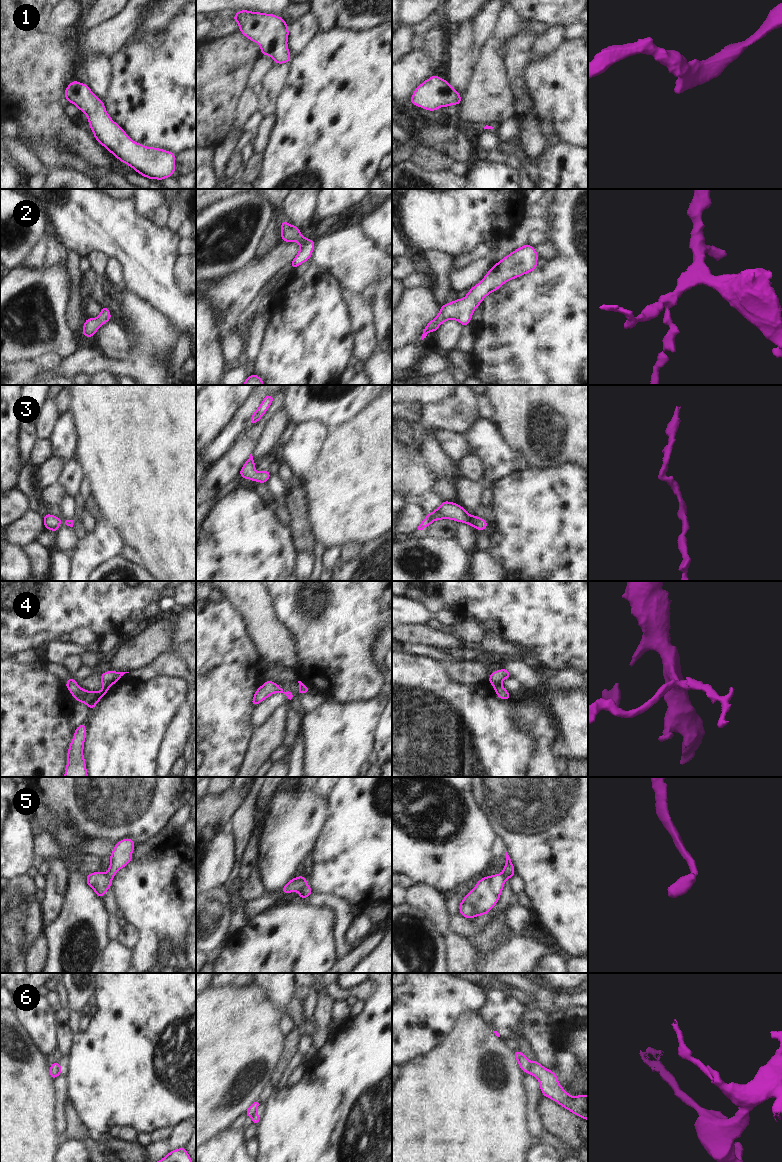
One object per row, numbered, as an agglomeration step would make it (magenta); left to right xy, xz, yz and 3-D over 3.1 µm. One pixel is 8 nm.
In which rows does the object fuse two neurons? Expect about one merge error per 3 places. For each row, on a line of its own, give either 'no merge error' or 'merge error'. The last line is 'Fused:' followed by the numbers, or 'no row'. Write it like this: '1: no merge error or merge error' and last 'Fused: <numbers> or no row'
1: no merge error
2: no merge error
3: no merge error
4: merge error
5: merge error
6: merge error
Fused: 4, 5, 6

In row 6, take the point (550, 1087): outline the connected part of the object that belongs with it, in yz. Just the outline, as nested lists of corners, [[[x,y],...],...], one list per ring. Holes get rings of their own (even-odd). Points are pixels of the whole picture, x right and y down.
[[[537,1060],[531,1062],[531,1073],[539,1081],[543,1096],[588,1121],[588,1096],[585,1093],[576,1097],[568,1094],[560,1085],[557,1074],[542,1066]]]

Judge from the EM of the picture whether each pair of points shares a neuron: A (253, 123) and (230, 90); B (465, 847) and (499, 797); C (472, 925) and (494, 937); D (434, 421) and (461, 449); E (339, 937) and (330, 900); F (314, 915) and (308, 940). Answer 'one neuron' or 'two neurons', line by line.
A: two neurons
B: two neurons
C: two neurons
D: two neurons
E: one neuron
F: one neuron

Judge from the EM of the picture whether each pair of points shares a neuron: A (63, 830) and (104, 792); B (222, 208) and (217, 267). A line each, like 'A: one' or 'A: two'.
A: two
B: one

